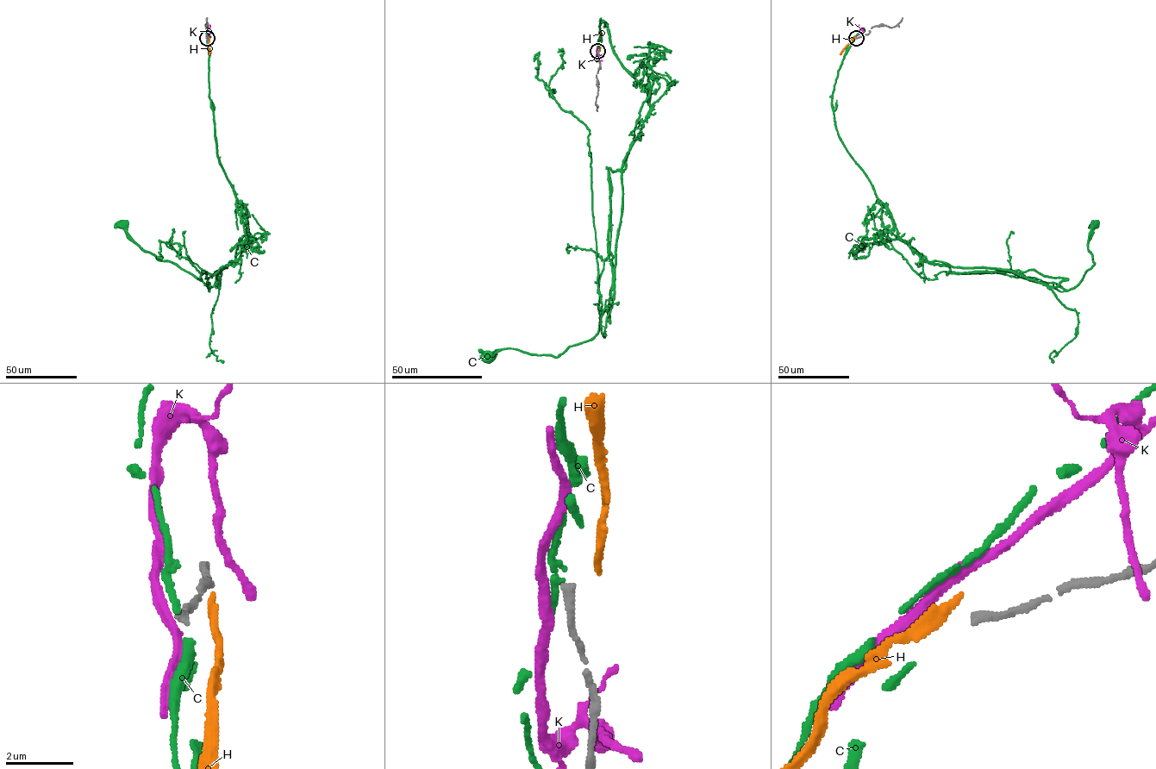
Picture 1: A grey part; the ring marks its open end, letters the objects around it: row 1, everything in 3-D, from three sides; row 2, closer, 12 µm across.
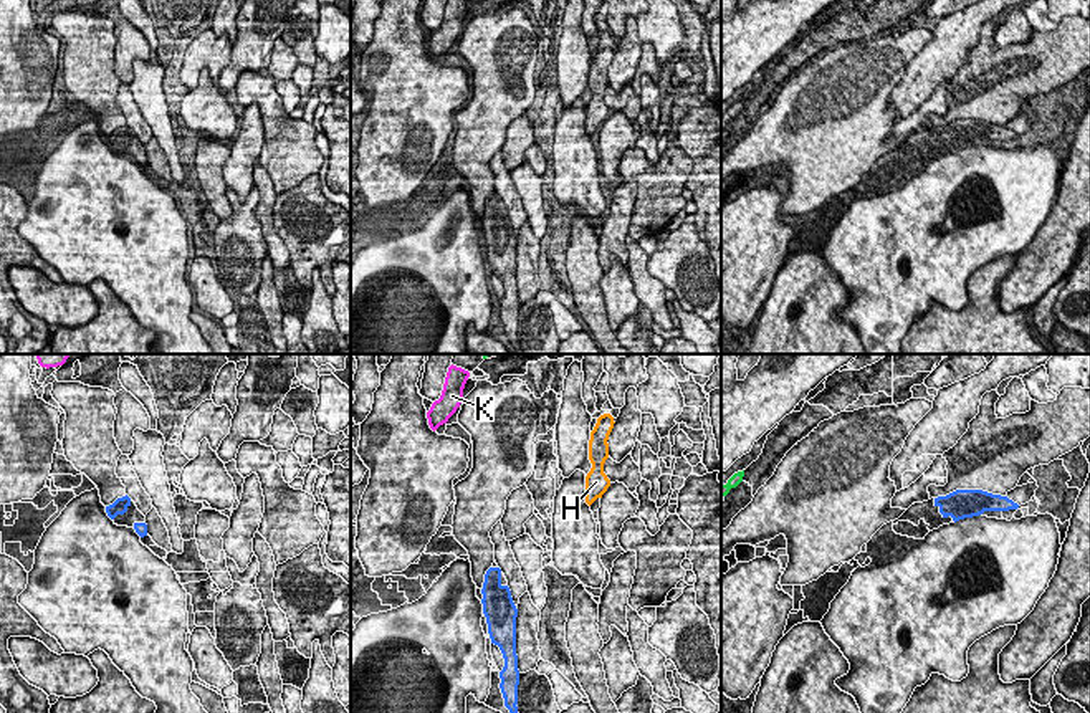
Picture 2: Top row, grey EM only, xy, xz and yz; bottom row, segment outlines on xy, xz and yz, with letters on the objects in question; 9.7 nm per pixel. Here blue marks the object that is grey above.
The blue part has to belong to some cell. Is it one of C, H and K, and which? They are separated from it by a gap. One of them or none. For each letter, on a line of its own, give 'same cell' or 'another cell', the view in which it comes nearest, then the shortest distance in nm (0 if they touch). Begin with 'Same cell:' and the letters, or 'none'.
Same cell: C
C: same cell; nearest in yz; 1850 nm apart
H: another cell; nearest in xz; 1050 nm apart
K: another cell; nearest in xz; 1450 nm apart

